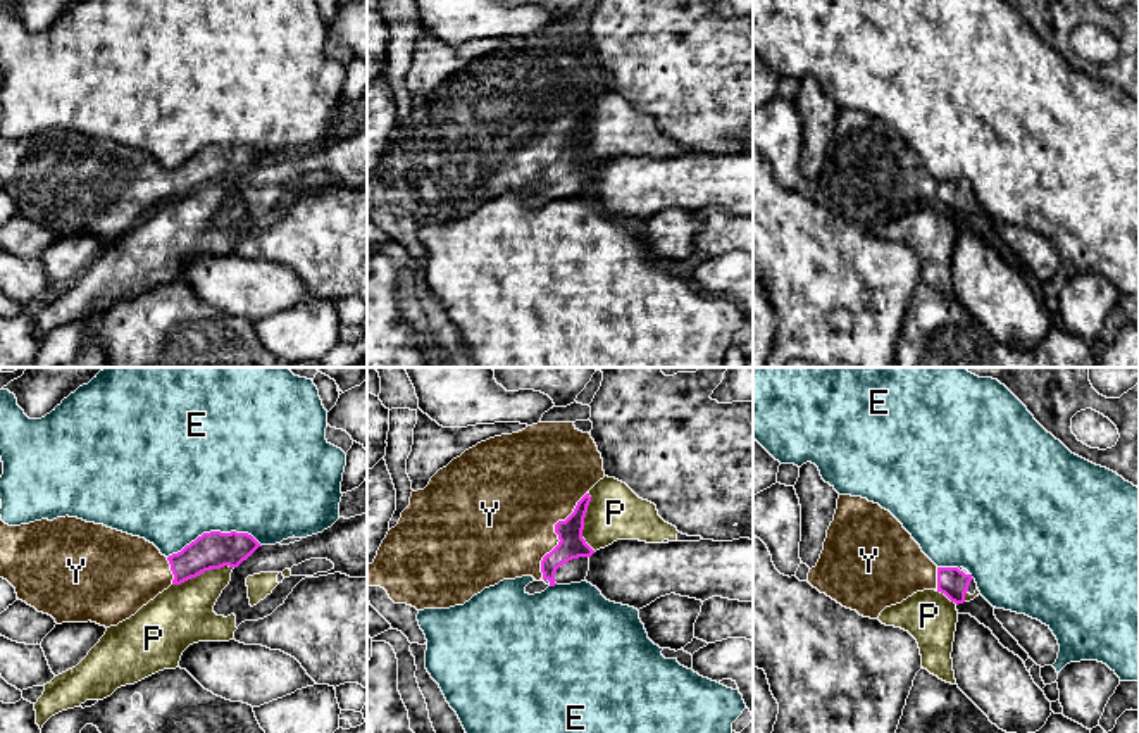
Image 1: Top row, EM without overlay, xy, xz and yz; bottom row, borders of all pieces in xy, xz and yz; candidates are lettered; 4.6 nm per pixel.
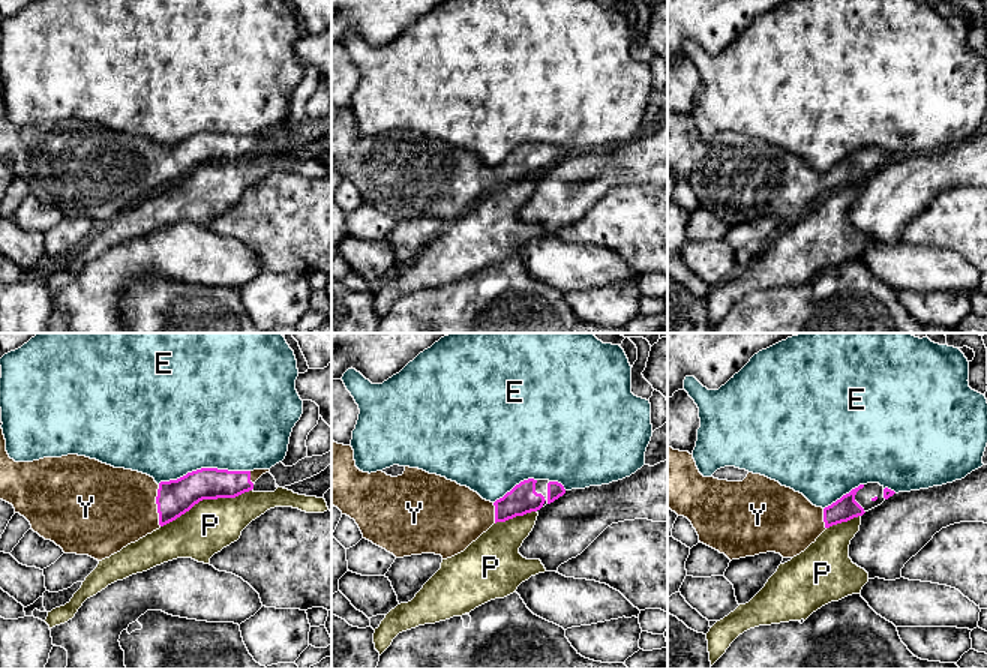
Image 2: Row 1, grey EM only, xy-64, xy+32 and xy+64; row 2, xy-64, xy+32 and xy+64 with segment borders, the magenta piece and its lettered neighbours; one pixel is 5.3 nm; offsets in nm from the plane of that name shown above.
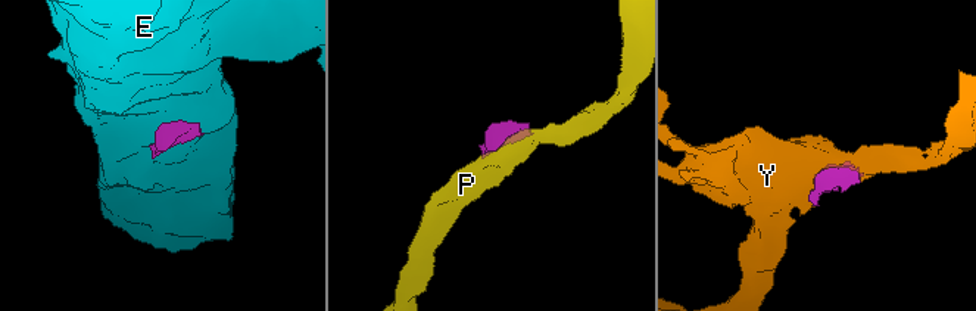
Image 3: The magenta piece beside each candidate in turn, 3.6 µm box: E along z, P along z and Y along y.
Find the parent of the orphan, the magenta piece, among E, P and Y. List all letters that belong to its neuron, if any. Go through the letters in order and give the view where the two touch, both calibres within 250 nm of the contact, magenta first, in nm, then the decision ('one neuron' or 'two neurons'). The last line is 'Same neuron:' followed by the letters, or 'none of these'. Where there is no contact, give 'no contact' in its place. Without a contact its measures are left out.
E: meets magenta in xy; 180 nm thick on the magenta side, 500 nm on the other; two neurons
P: meets magenta in xy; 180 nm thick on the magenta side, 280 nm on the other; two neurons
Y: meets magenta in xz; 120 nm thick on the magenta side, 480 nm on the other; one neuron
Same neuron: Y

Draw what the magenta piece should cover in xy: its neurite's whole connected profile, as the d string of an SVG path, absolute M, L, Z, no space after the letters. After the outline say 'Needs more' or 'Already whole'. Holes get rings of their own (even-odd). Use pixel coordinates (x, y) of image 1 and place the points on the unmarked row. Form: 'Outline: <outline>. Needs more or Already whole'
Outline: M0 129L0 191L16 202L19 214L52 229L57 238L91 235L105 241L117 240L171 198L210 183L238 181L258 160L248 147L210 145L165 171L145 152L78 131L9 140Z. Needs more

